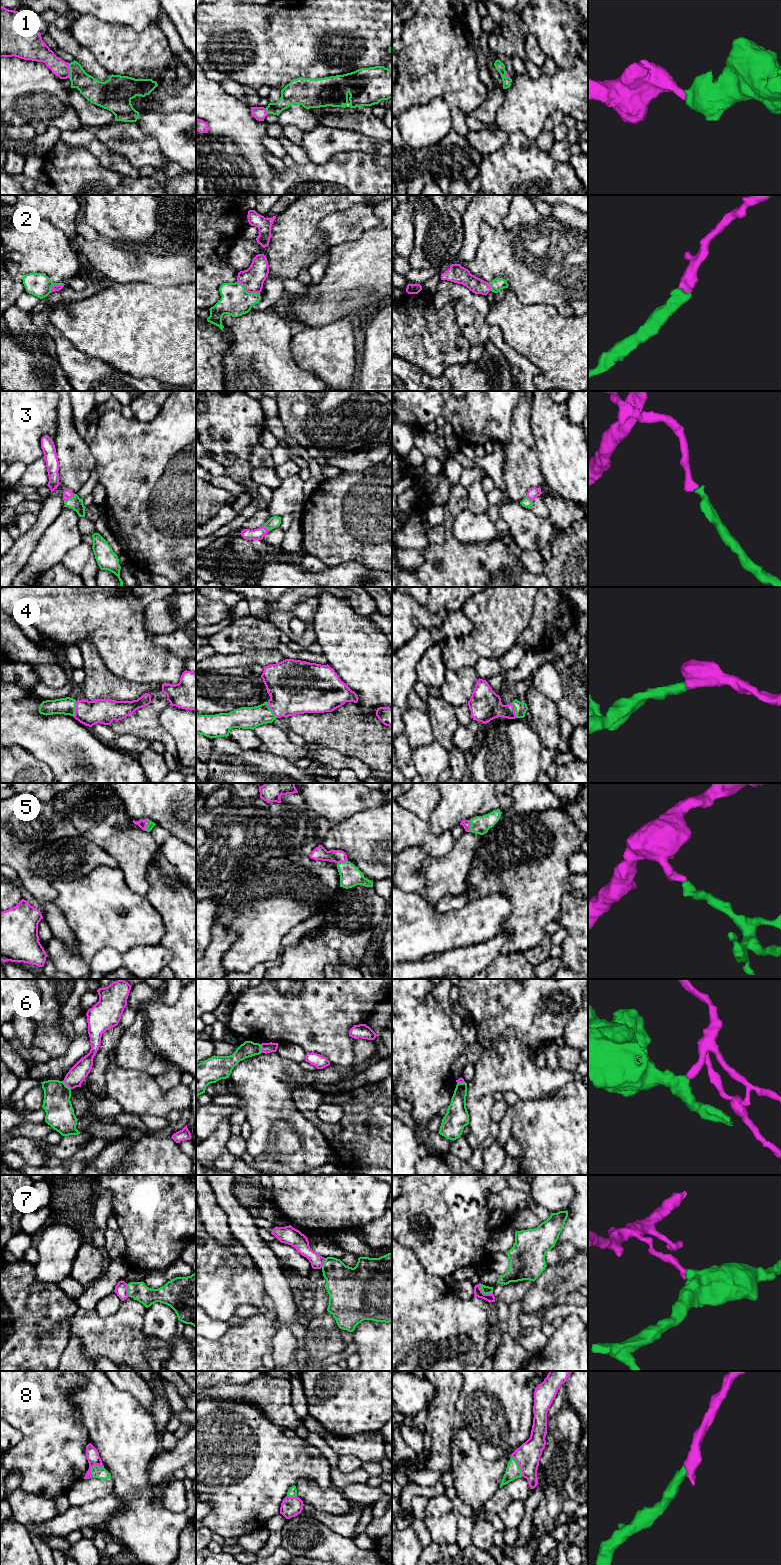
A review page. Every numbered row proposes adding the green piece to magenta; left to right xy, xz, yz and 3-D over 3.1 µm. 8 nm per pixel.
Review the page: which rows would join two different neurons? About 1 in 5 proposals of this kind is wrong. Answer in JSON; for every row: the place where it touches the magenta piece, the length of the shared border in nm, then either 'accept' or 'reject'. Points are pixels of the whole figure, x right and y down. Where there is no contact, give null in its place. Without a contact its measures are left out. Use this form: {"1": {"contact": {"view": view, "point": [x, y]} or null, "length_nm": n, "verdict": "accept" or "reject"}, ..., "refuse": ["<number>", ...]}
{"1": {"contact": {"view": "xy", "point": [69, 70]}, "length_nm": 120, "verdict": "accept"}, "2": {"contact": {"view": "xz", "point": [248, 291]}, "length_nm": 200, "verdict": "accept"}, "3": {"contact": {"view": "xy", "point": [70, 497]}, "length_nm": 110, "verdict": "accept"}, "4": {"contact": {"view": "xy", "point": [75, 709]}, "length_nm": 130, "verdict": "accept"}, "5": {"contact": {"view": "xy", "point": [147, 825]}, "length_nm": 90, "verdict": "accept"}, "6": {"contact": {"view": "xy", "point": [66, 1085]}, "length_nm": 100, "verdict": "reject"}, "7": {"contact": {"view": "yz", "point": [482, 1292]}, "length_nm": 130, "verdict": "reject"}, "8": {"contact": {"view": "xy", "point": [93, 1465]}, "length_nm": 130, "verdict": "accept"}, "refuse": ["6", "7"]}

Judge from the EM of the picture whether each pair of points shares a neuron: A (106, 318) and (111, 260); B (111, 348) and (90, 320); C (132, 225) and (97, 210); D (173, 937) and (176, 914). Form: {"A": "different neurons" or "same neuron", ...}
{"A": "different neurons", "B": "same neuron", "C": "same neuron", "D": "same neuron"}

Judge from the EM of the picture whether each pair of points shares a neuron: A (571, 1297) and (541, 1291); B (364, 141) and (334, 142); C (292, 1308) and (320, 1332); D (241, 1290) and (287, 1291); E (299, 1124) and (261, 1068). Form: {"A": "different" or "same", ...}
{"A": "different", "B": "same", "C": "different", "D": "different", "E": "same"}

